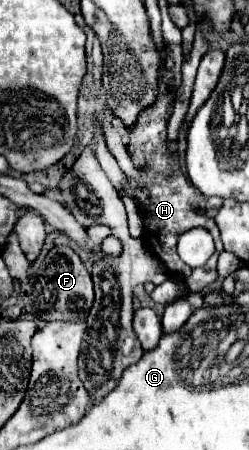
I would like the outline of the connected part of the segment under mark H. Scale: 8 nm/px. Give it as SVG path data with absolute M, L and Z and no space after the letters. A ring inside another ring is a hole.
M160 65L160 75L158 75L158 97L156 101L146 107L138 117L138 123L134 123L134 127L128 129L130 135L130 143L126 145L126 151L136 167L136 171L140 173L142 185L136 179L126 177L122 191L136 203L138 213L144 221L144 233L142 239L146 241L146 245L150 247L150 251L166 265L168 273L176 279L182 281L192 293L200 293L206 285L216 281L216 259L222 253L222 241L220 241L220 233L218 227L214 223L212 217L206 215L206 197L184 177L180 165L178 165L178 153L168 155L168 121L172 115L172 93L168 83L164 81L164 67ZM192 205L196 205L200 211L192 211ZM192 227L206 227L214 241L216 241L216 253L208 259L206 265L192 269L188 267L176 253L176 241L178 235L192 229Z

